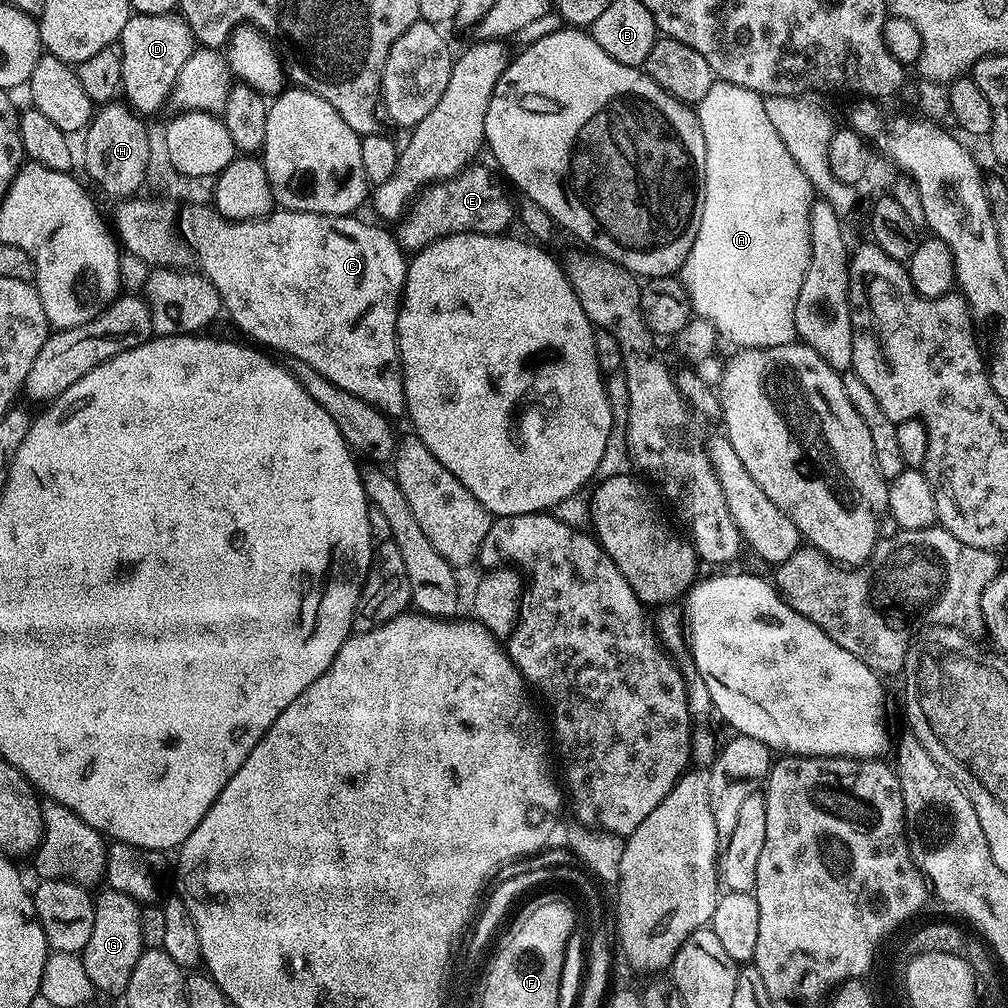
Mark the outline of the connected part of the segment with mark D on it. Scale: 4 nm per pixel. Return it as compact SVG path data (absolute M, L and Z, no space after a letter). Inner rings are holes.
M166 12L164 14L132 15L122 26L118 41L122 50L122 90L133 107L142 114L156 112L169 101L172 85L175 84L186 58L190 58L198 45L192 37L190 26L183 16Z

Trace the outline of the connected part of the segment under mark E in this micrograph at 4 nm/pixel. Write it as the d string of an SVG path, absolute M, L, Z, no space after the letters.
M469 166L459 176L450 180L438 180L434 184L421 188L414 199L407 205L406 211L399 217L394 228L394 235L401 248L415 254L426 245L441 240L443 236L450 234L462 234L463 232L477 232L487 236L498 236L509 231L508 223L514 220L514 204L502 189L496 185L496 180L484 168Z

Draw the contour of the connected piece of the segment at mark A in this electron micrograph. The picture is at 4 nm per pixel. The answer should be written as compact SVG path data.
M716 80L706 90L706 98L695 105L694 111L702 126L702 138L706 138L706 194L702 206L702 226L698 226L698 238L694 238L694 246L690 246L690 254L686 254L684 265L680 267L678 279L684 285L686 294L692 303L693 313L699 319L710 322L721 337L741 348L769 348L793 343L797 339L794 326L794 306L798 306L798 290L802 290L802 278L806 278L806 270L810 266L811 250L811 212L814 193L806 174L798 170L798 162L790 158L790 150L782 138L778 138L778 130L770 123L764 105L765 97L754 90L746 90L746 86L734 86L725 80Z

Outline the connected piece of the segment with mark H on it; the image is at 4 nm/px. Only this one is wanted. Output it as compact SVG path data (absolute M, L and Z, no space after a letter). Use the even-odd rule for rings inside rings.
M108 101L94 113L82 139L82 158L87 174L112 198L130 198L147 179L148 156L154 153L145 120L129 103Z

